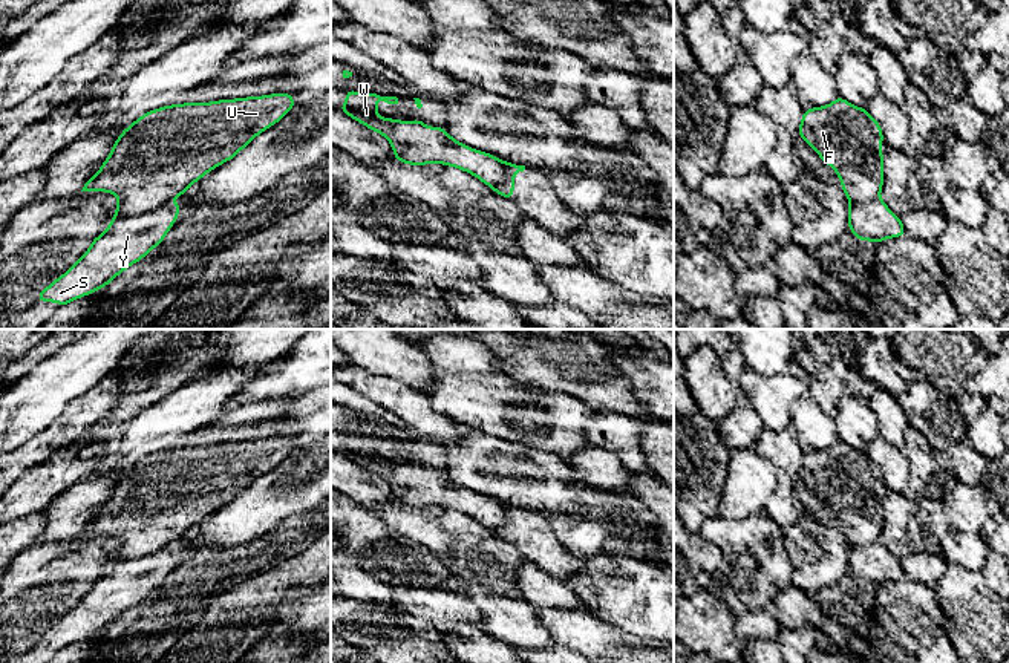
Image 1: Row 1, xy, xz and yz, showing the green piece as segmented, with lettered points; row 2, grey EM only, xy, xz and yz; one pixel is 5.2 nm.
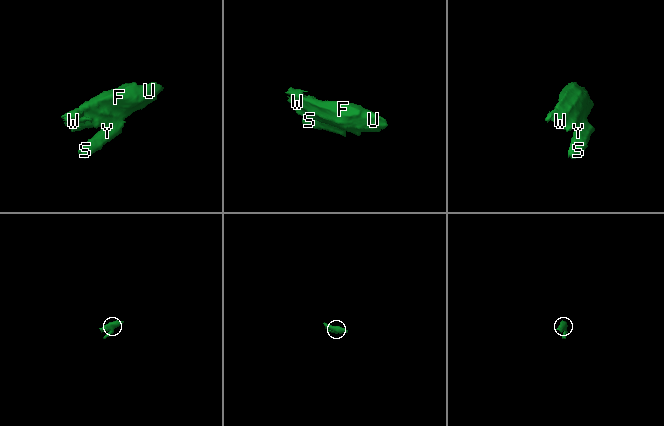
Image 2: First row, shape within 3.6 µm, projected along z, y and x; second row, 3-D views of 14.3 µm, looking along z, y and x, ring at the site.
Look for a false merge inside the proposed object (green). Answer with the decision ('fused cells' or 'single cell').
fused cells

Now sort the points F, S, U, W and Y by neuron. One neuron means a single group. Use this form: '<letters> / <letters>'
F U W / S Y

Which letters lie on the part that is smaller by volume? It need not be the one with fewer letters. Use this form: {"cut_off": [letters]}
{"cut_off": ["S", "Y"]}

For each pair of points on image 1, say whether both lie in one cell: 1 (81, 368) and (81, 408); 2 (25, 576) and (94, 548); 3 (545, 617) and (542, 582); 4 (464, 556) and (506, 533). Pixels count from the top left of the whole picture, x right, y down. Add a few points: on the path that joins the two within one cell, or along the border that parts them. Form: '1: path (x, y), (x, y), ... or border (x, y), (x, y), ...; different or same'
1: border (111, 374), (75, 397), (54, 418); different
2: path (42, 576), (55, 576), (77, 564); same
3: border (539, 608), (579, 611); different
4: border (490, 530), (509, 541), (525, 561); different

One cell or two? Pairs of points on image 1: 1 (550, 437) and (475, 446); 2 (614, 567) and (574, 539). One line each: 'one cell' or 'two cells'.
1: two cells
2: two cells

